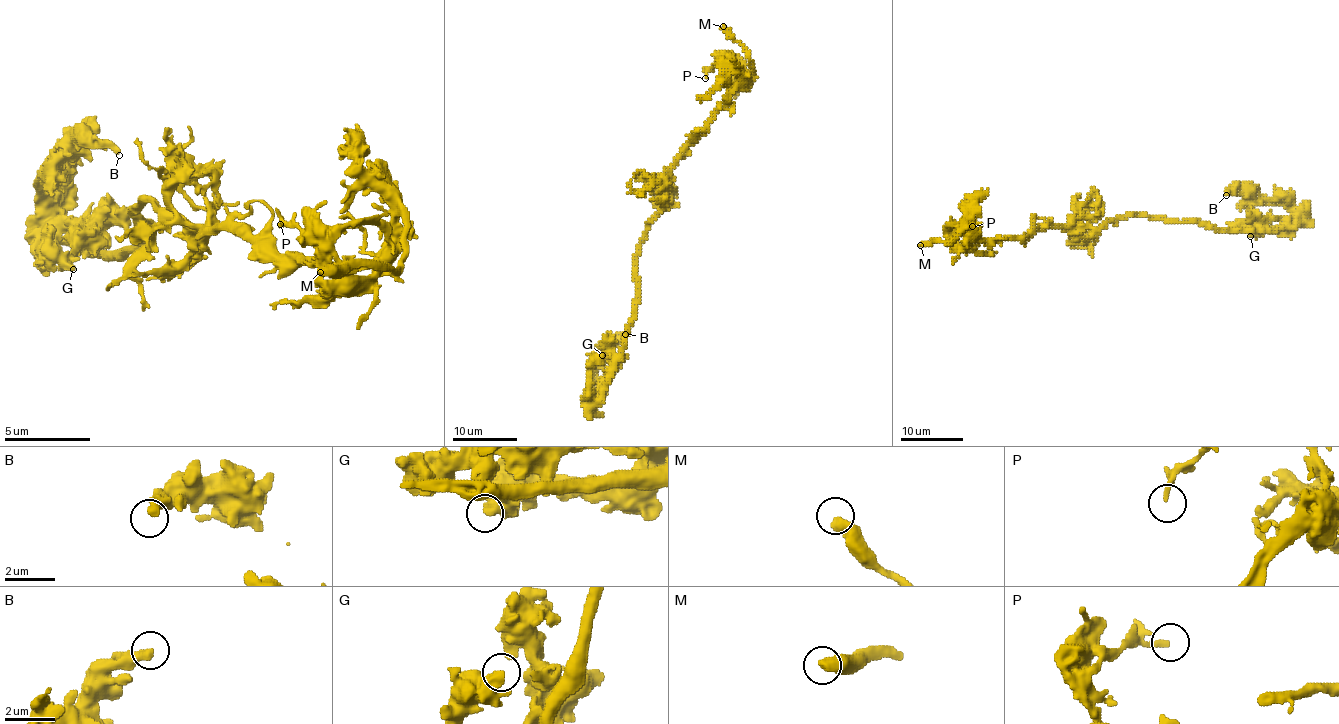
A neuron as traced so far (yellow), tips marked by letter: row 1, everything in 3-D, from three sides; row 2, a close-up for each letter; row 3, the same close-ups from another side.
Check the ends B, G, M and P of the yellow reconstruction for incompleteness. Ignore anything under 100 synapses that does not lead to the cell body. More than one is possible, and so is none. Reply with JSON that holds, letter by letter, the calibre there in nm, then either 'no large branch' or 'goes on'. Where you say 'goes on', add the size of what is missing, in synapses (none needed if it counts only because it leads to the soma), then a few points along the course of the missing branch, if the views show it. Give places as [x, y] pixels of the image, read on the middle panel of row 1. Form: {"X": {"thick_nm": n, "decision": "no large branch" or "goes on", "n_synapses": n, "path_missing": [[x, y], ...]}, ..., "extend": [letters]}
{"B": {"thick_nm": 340, "decision": "no large branch"}, "G": {"thick_nm": 480, "decision": "no large branch"}, "M": {"thick_nm": 480, "decision": "goes on"}, "P": {"thick_nm": 190, "decision": "no large branch"}, "extend": ["M"]}

